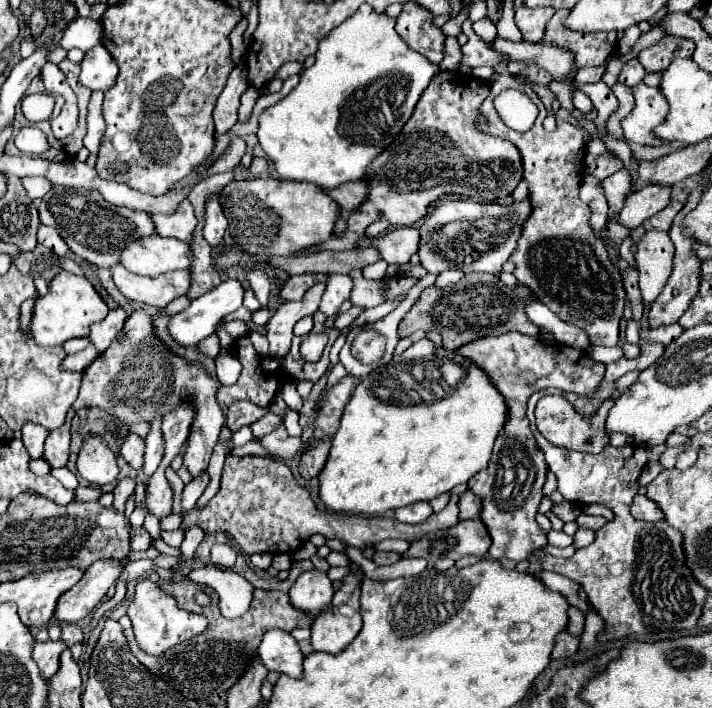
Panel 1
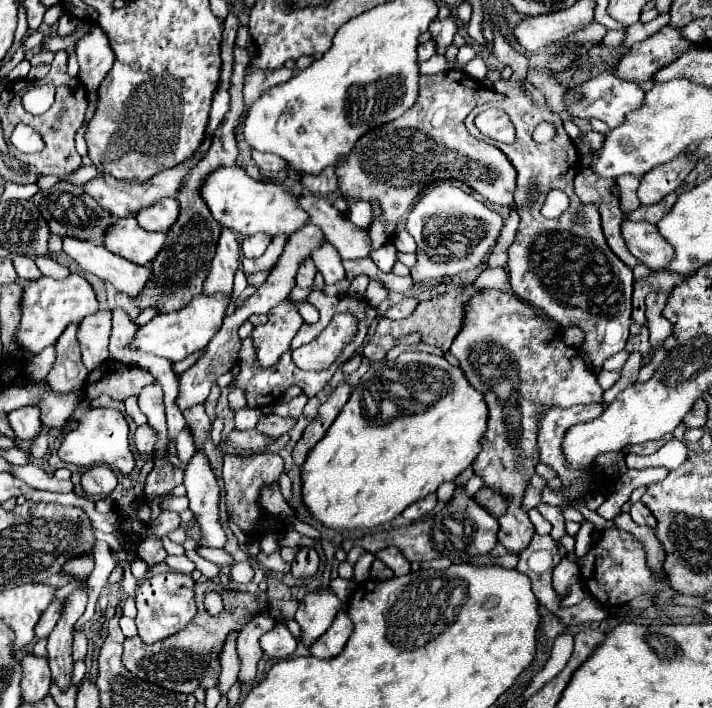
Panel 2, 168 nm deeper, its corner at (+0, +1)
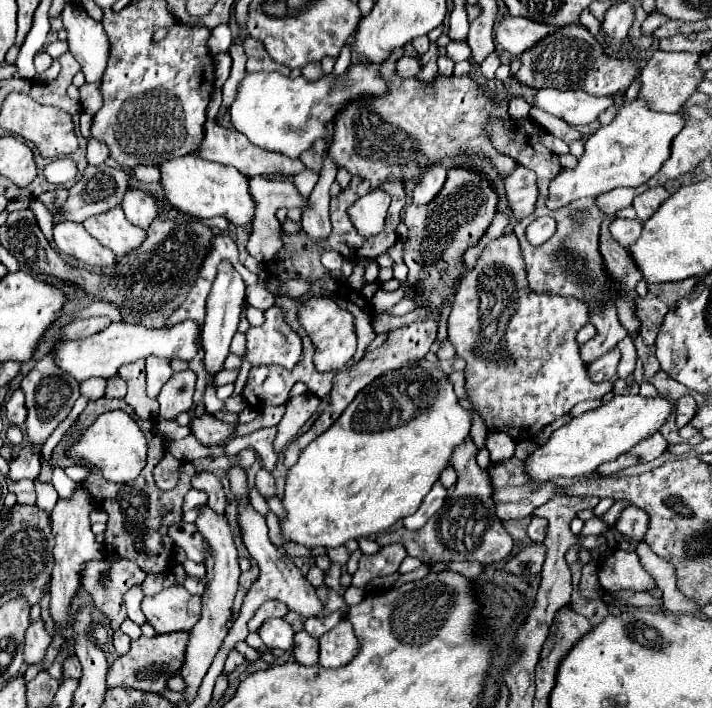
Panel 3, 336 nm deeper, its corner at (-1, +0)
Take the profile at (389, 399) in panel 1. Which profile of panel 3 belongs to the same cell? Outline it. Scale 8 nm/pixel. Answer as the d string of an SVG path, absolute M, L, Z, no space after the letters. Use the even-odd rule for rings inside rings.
M403 367L403 369L397 369L397 371L385 373L383 377L375 379L371 385L367 385L355 397L355 401L345 409L345 413L323 435L319 435L315 441L311 441L303 449L303 453L297 459L297 463L287 471L285 491L283 491L283 501L281 501L283 509L285 509L285 515L279 519L281 537L285 541L289 541L289 543L303 545L303 547L307 547L311 551L315 547L339 547L339 545L345 545L349 539L373 537L377 533L383 533L383 531L391 529L399 519L407 517L407 515L413 515L419 509L423 497L429 493L433 483L439 479L441 469L445 469L449 465L449 457L453 453L453 447L465 441L465 437L469 435L469 429L471 429L471 415L469 415L469 411L465 411L457 403L453 385L451 385L451 381L445 377L445 373L441 369L435 369L435 367Z

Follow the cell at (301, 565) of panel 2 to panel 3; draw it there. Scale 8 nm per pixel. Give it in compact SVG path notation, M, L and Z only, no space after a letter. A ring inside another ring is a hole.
M313 565L311 567L311 571L307 573L307 581L317 589L317 587L323 587L325 585L325 573L317 567L317 565Z

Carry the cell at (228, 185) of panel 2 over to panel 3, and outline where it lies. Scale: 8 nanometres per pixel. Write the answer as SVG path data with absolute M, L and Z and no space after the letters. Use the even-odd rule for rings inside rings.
M183 155L183 157L175 157L171 161L159 163L159 171L161 171L159 183L163 187L163 195L165 195L165 199L169 199L169 203L175 209L181 209L183 213L197 215L203 219L223 215L233 225L241 225L241 227L251 223L255 205L253 205L253 199L251 199L249 187L247 187L249 179L245 175L241 175L235 167L205 161L197 155Z

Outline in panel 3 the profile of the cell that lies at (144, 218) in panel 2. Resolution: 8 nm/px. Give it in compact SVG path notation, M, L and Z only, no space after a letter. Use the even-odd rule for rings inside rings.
M135 187L127 189L127 193L123 195L121 209L125 217L141 229L147 229L157 215L157 203L153 201L153 197L149 197L145 191Z

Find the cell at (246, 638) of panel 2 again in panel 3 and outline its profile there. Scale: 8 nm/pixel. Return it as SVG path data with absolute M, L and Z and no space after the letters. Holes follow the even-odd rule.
M265 601L265 603L255 611L255 615L249 619L249 631L257 631L265 619L285 617L287 611L289 611L287 605L283 605L281 601Z

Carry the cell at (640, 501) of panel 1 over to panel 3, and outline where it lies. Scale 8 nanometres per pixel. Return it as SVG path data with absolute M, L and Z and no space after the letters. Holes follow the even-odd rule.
M639 507L623 509L623 513L621 513L621 517L619 517L617 525L615 525L615 529L619 533L623 533L623 535L627 535L631 539L637 539L637 541L643 541L647 527L649 527L649 517Z

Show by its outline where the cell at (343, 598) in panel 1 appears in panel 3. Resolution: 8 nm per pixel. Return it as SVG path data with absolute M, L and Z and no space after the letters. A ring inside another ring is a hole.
M341 619L331 631L319 639L319 665L337 669L347 665L359 653L359 639L353 633L353 625Z

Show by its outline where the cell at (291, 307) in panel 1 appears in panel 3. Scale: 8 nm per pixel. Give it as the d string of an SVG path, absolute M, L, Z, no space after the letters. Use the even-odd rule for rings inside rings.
M269 307L265 311L265 323L261 327L249 327L245 337L245 357L251 365L275 363L285 369L293 369L301 361L301 337L283 321L283 313L277 307Z

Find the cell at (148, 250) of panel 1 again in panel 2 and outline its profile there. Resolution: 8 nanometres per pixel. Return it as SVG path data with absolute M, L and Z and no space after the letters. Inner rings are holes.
M120 218L106 234L106 248L134 264L148 266L162 250L166 234L142 230L136 218Z

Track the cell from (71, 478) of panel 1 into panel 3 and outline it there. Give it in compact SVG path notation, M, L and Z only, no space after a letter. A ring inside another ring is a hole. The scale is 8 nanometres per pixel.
M73 465L73 467L67 467L65 473L67 473L73 481L79 483L79 481L83 481L83 479L87 479L87 477L91 475L91 469L85 467L85 465Z

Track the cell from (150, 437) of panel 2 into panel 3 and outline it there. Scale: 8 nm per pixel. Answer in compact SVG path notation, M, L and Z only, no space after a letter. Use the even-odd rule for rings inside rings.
M159 419L157 429L159 429L165 437L171 437L171 439L183 439L183 437L187 437L187 435L191 433L189 427L181 427L177 421L163 421L163 419Z

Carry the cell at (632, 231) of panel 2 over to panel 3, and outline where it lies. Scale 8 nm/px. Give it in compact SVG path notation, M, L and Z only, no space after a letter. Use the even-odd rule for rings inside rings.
M615 217L613 225L609 225L611 237L613 237L613 239L615 239L619 245L623 245L623 247L631 245L631 243L633 243L633 241L639 237L641 229L643 229L643 225L641 225L639 221L621 219L621 217Z

